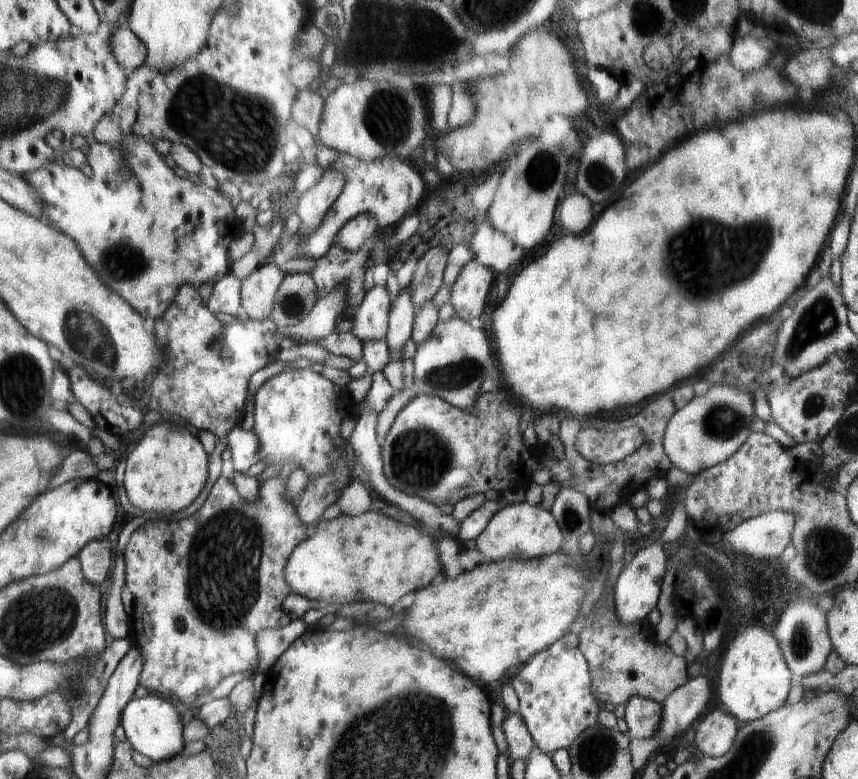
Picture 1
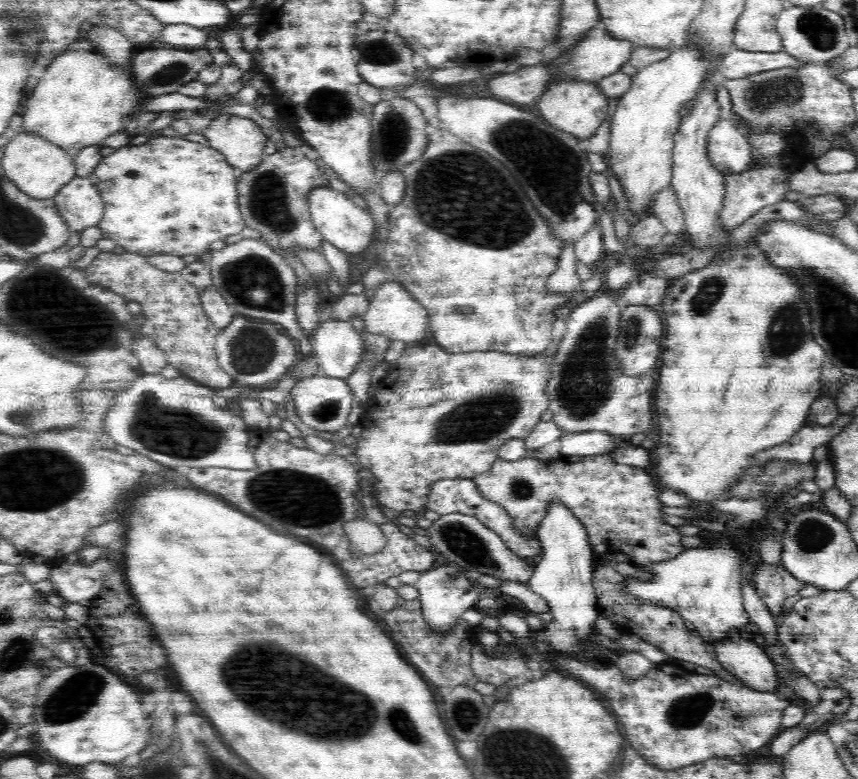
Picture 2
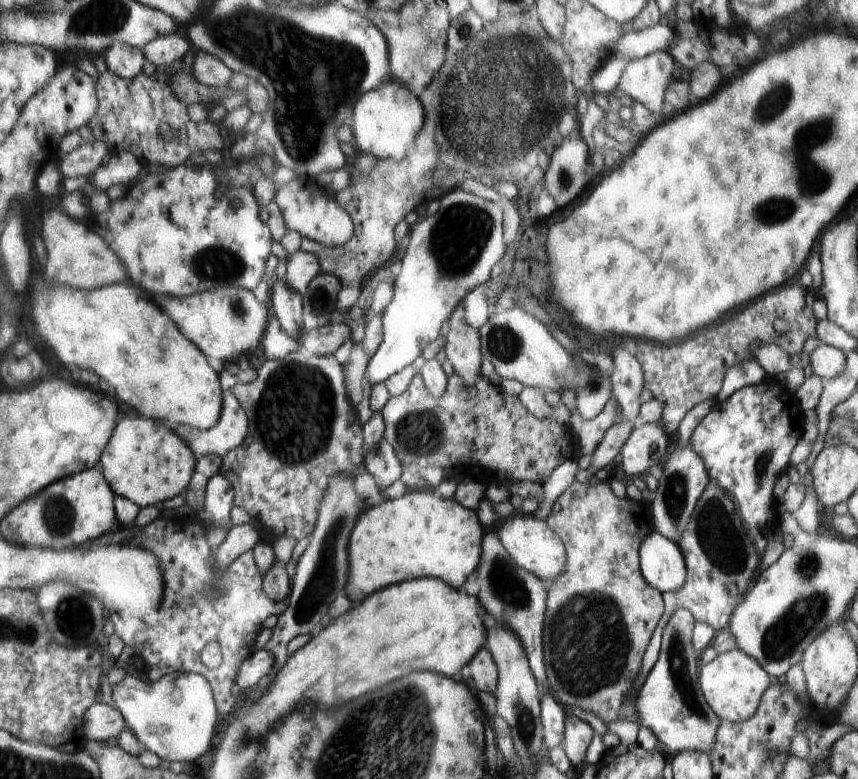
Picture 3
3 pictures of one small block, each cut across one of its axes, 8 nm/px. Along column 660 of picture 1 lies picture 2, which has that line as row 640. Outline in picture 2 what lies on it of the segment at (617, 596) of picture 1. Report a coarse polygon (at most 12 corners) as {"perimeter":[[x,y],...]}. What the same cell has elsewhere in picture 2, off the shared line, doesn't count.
{"perimeter":[[552,501],[527,586],[553,621],[532,635],[617,666],[591,640],[600,610],[582,522]]}

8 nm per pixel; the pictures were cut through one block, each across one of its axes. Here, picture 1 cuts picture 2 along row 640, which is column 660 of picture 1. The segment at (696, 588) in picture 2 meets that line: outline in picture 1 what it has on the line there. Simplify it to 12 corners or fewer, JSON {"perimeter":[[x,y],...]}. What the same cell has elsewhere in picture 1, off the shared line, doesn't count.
{"perimeter":[[642,697],[625,704],[622,728],[650,739],[659,730],[662,704]]}

